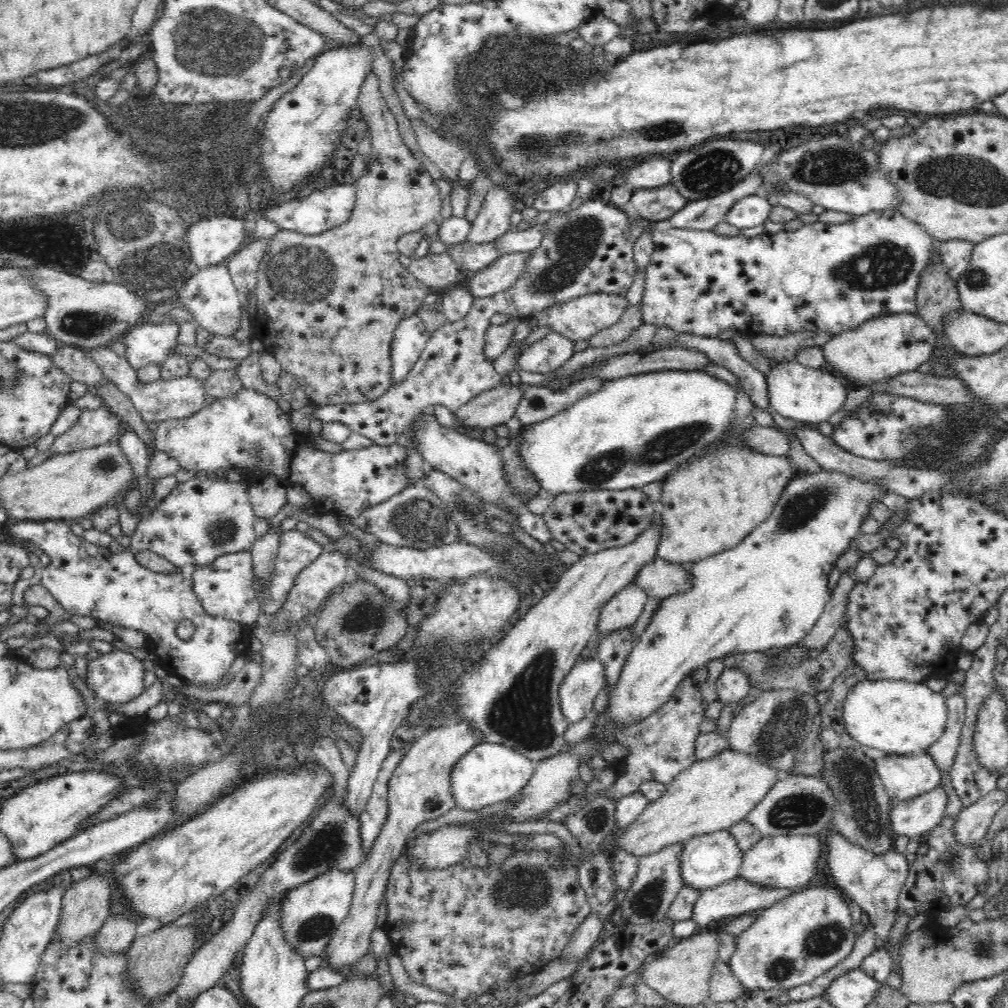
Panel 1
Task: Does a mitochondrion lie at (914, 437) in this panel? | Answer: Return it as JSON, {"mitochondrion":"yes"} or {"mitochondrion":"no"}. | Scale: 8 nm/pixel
{"mitochondrion":"yes"}

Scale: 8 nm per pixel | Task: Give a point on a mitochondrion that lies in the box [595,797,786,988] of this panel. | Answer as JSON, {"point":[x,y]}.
{"point":[646,902]}

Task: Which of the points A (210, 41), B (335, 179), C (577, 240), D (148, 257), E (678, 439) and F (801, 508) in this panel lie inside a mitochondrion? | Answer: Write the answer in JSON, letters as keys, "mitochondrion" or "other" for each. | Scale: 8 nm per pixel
{"A":"mitochondrion","B":"other","C":"mitochondrion","D":"mitochondrion","E":"mitochondrion","F":"mitochondrion"}

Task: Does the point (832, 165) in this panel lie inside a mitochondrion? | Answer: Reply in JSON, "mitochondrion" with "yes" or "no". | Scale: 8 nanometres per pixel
{"mitochondrion":"yes"}

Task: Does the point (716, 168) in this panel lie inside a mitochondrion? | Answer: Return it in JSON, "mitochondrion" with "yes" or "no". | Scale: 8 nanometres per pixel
{"mitochondrion":"yes"}

